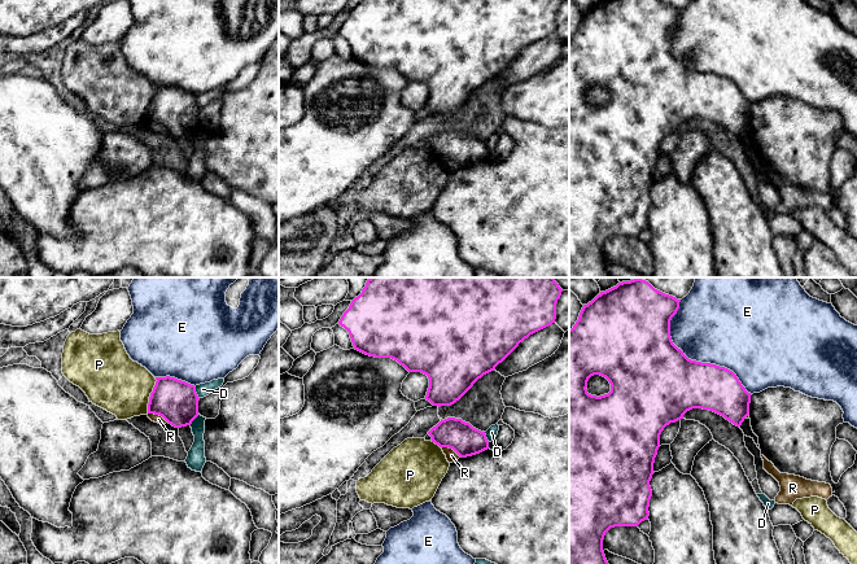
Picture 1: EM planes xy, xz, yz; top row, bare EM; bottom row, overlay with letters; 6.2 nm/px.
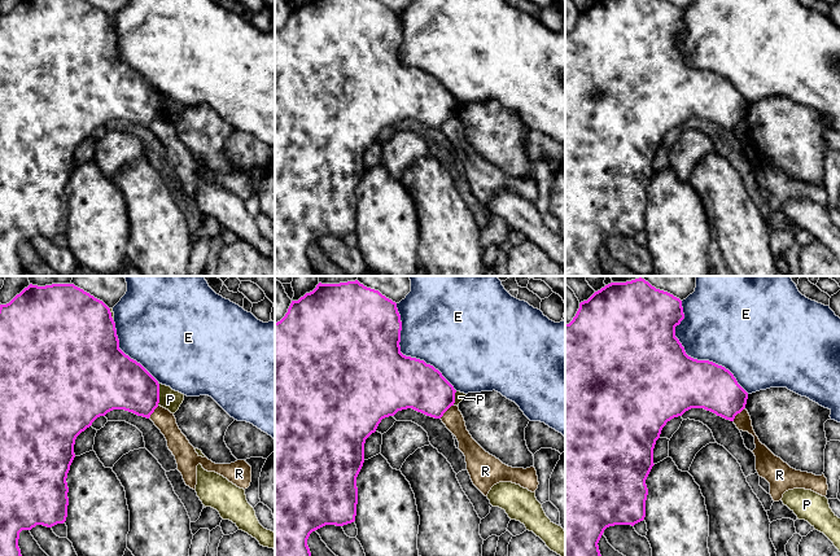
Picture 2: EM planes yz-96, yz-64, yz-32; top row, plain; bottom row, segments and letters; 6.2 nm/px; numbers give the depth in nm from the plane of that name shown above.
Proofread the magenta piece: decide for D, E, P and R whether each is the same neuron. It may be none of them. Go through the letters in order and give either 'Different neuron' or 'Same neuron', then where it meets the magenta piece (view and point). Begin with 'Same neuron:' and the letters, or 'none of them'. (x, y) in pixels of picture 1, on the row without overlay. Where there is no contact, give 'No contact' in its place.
Same neuron: none of them
D: Different neuron. Touches magenta at xy (196, 103)
E: Different neuron. Touches magenta at yz (692, 70)
P: Different neuron. Touches magenta at xy (151, 105)
R: Different neuron. Touches magenta at xy (158, 123)

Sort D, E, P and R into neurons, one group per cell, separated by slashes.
D / E / P / R

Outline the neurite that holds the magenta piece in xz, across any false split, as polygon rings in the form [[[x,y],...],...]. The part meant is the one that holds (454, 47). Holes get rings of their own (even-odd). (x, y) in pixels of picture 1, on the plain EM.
[[[362,0],[341,26],[338,34],[351,48],[355,60],[375,67],[392,67],[408,82],[421,82],[429,88],[425,109],[433,115],[451,115],[459,110],[484,84],[495,79],[525,48],[551,35],[556,29],[556,13],[563,0]]]

